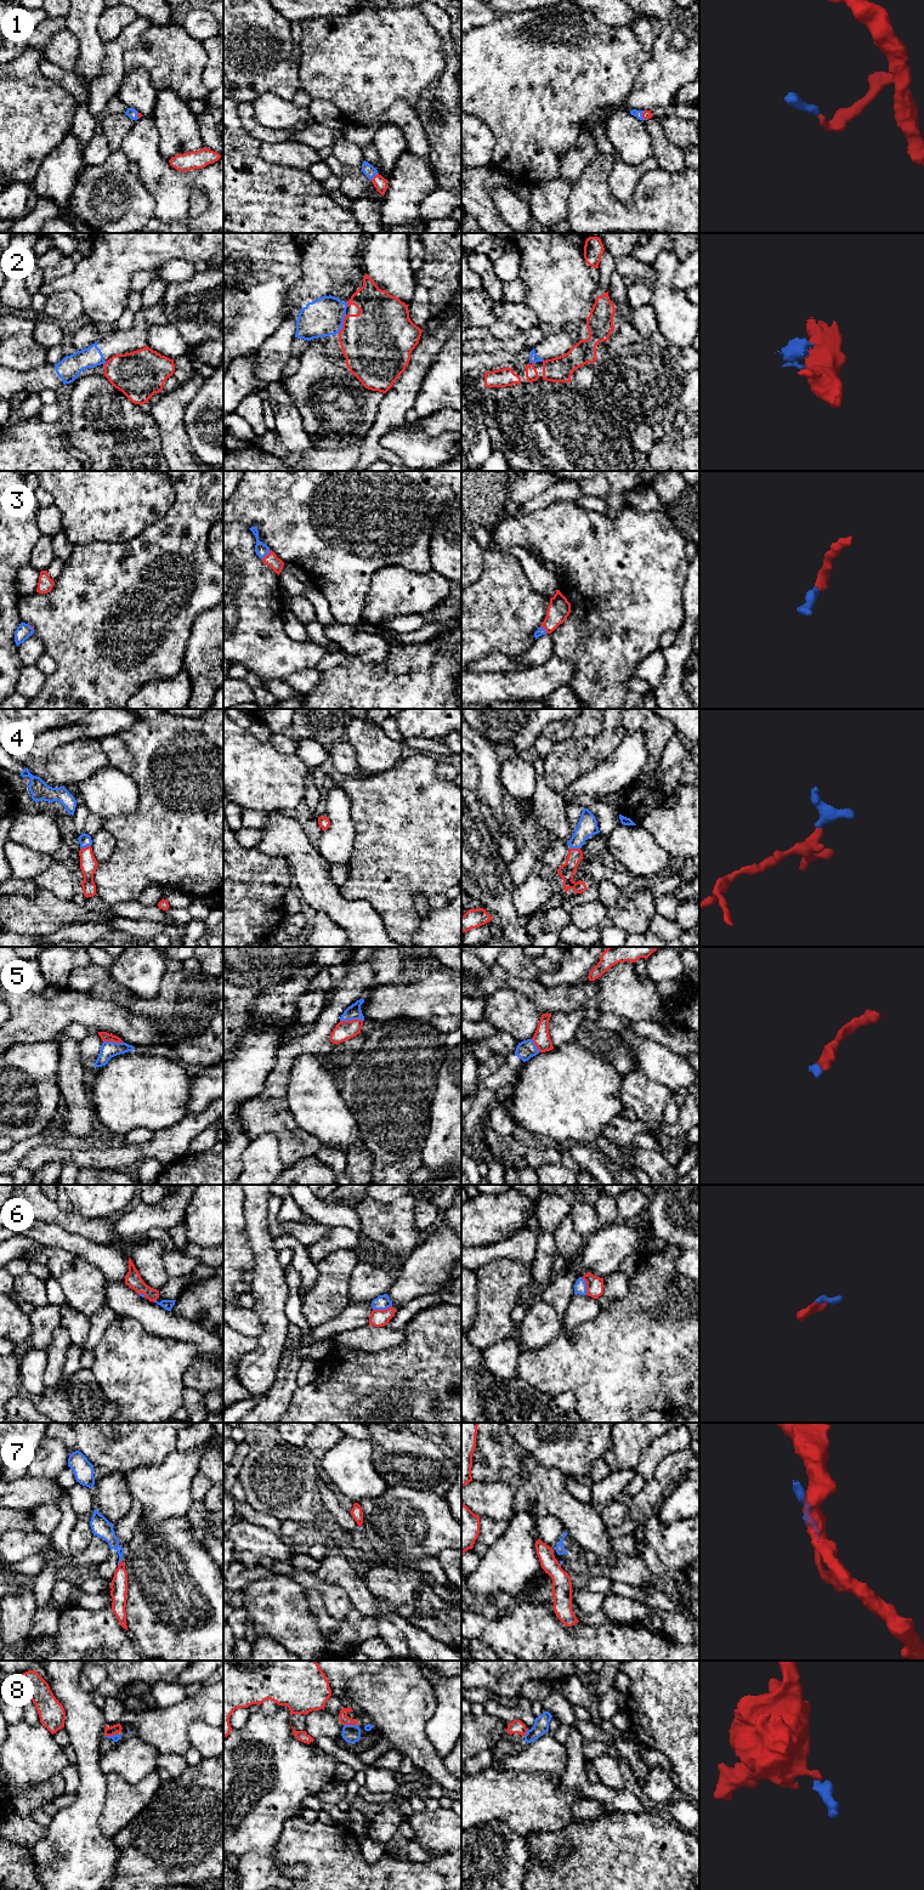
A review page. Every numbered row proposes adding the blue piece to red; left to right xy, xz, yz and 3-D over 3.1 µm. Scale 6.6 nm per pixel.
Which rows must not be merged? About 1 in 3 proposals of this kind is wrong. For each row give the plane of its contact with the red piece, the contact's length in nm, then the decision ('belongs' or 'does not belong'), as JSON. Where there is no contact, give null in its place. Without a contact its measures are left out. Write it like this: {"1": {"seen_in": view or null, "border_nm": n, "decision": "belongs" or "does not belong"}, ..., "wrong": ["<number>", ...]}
{"1": {"seen_in": "xz", "border_nm": 70, "decision": "belongs"}, "2": {"seen_in": "xz", "border_nm": 140, "decision": "does not belong"}, "3": {"seen_in": "xz", "border_nm": 90, "decision": "belongs"}, "4": {"seen_in": "xy", "border_nm": 80, "decision": "belongs"}, "5": {"seen_in": "xz", "border_nm": 150, "decision": "belongs"}, "6": {"seen_in": "xz", "border_nm": 130, "decision": "belongs"}, "7": {"seen_in": "xy", "border_nm": 50, "decision": "does not belong"}, "8": {"seen_in": "xz", "border_nm": 90, "decision": "does not belong"}, "wrong": ["2", "7", "8"]}

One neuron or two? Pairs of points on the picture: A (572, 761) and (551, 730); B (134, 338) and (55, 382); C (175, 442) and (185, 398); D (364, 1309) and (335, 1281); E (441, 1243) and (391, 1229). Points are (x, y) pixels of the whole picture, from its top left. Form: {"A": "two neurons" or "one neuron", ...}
{"A": "two neurons", "B": "one neuron", "C": "one neuron", "D": "two neurons", "E": "two neurons"}

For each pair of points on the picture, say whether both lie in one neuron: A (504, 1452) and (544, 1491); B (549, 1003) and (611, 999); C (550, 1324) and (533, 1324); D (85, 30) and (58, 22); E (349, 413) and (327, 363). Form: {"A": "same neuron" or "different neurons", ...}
{"A": "same neuron", "B": "different neurons", "C": "same neuron", "D": "different neurons", "E": "same neuron"}

